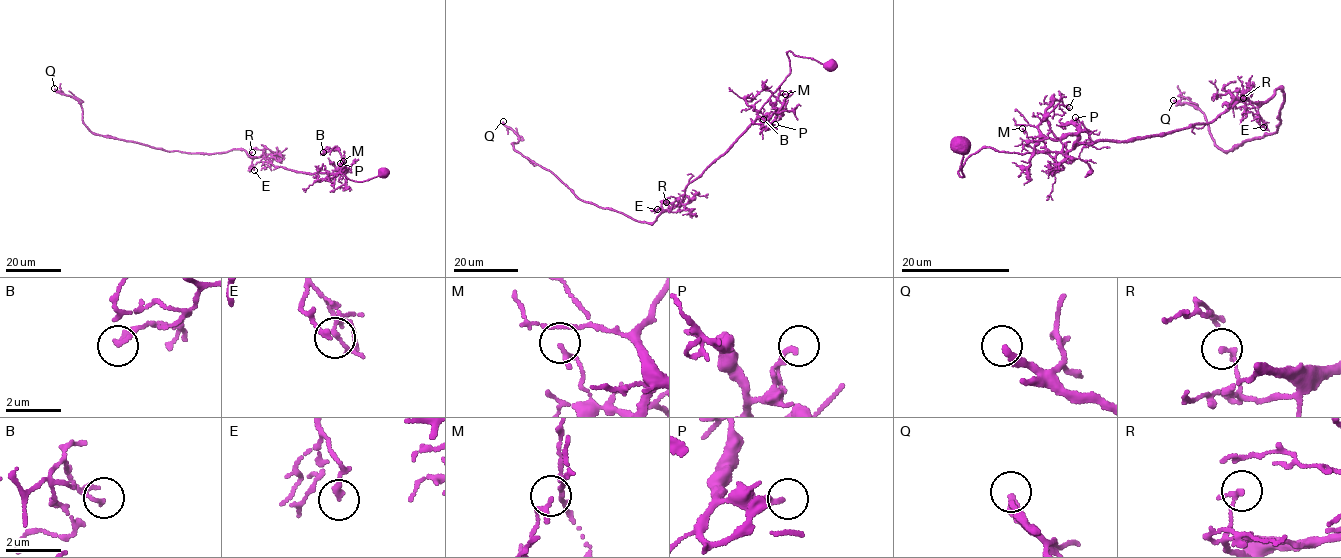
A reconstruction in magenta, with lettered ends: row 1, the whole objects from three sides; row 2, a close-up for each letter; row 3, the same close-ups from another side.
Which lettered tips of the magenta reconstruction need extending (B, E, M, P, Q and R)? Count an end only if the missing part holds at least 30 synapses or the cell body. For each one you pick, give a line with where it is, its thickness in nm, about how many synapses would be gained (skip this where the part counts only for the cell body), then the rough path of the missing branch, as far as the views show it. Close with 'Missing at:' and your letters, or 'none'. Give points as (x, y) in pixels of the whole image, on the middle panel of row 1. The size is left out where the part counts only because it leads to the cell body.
Q: at (503, 121); 240 nm thick; about 90 synapses
Missing at: Q

